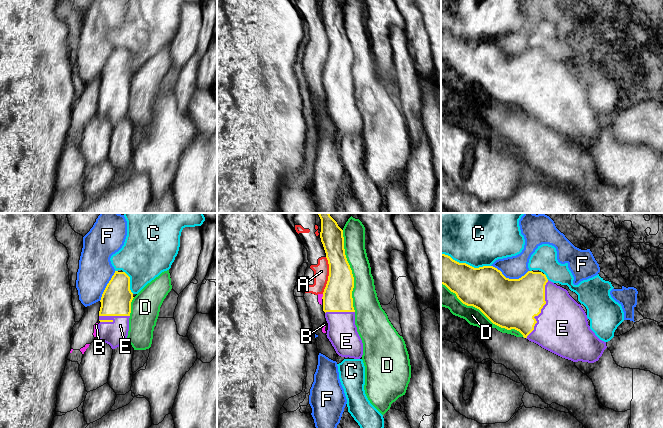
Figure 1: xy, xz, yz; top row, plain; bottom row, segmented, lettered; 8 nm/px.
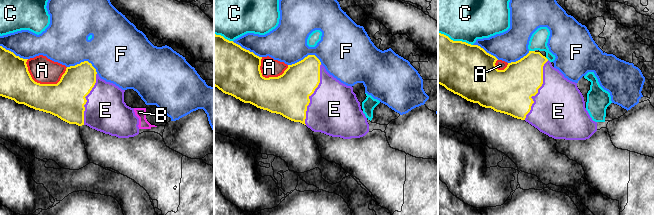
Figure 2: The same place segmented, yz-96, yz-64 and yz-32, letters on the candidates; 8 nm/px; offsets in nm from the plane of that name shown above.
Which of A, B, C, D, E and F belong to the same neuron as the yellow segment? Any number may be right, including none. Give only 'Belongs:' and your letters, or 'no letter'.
Belongs: E

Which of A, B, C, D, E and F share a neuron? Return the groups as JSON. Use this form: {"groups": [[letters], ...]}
{"groups": [["A", "B"], ["C"], ["D"], ["E"], ["F"]]}

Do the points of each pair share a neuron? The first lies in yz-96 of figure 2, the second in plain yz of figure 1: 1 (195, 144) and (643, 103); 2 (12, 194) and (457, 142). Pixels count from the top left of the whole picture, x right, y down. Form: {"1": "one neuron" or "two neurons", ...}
{"1": "one neuron", "2": "one neuron"}

